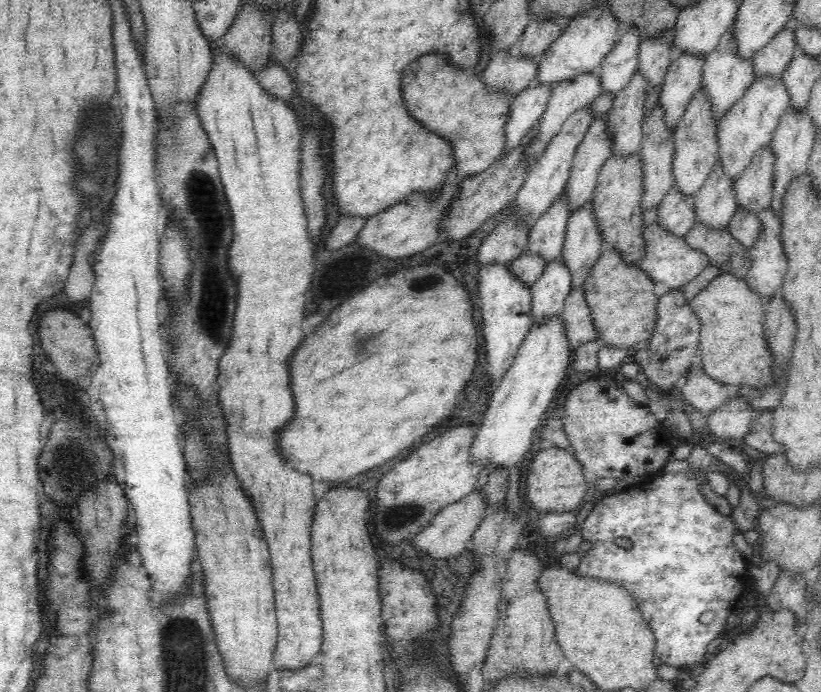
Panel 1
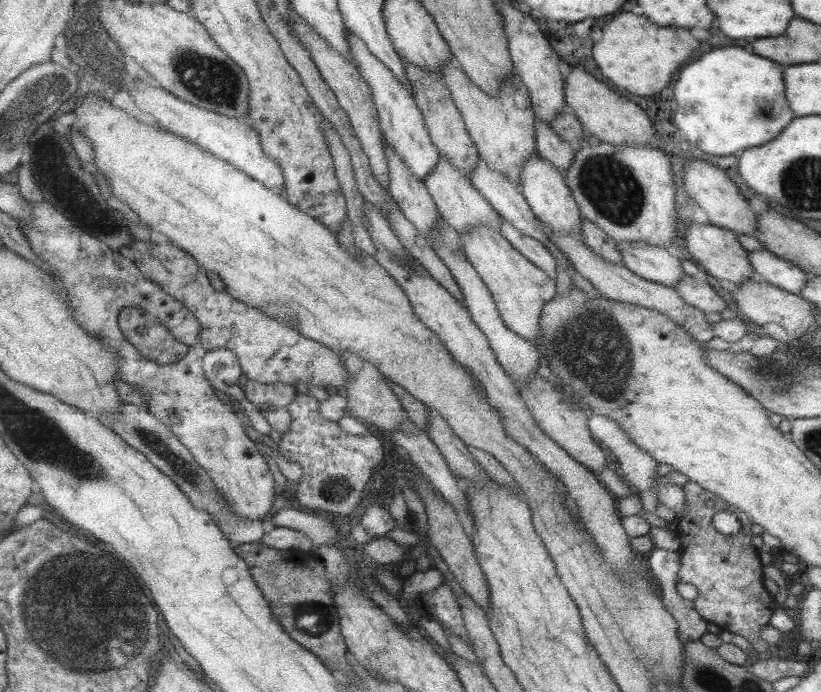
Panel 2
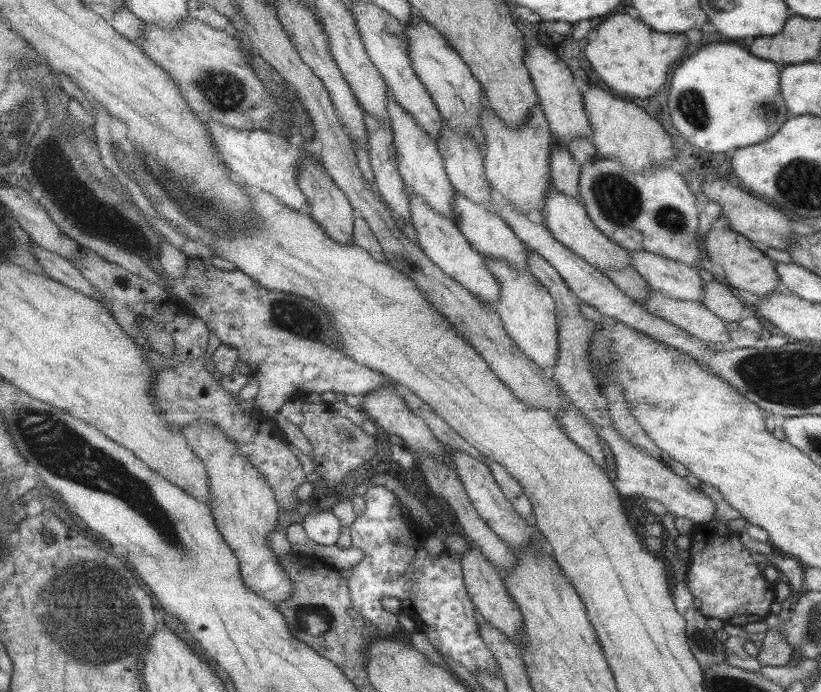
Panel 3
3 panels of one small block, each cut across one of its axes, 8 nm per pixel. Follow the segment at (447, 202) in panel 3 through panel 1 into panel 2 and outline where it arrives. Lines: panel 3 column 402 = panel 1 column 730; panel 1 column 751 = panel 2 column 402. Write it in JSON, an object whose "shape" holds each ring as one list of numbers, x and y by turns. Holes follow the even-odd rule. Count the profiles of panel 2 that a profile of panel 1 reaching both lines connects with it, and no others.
{"shape":[[345,28,345,32,350,47,350,58,357,67,358,74,367,83,367,89,371,91,382,138,387,142,388,146,391,146,392,150,395,150,395,154,399,154,401,162,407,164,407,168,411,170,411,175,423,182,424,178,432,172,433,166,437,164,439,151,430,140,423,116,415,105,414,98,409,93,409,90,401,82,397,81,381,62,378,62,370,54,370,51,367,50,359,38,350,34,347,28]]}

